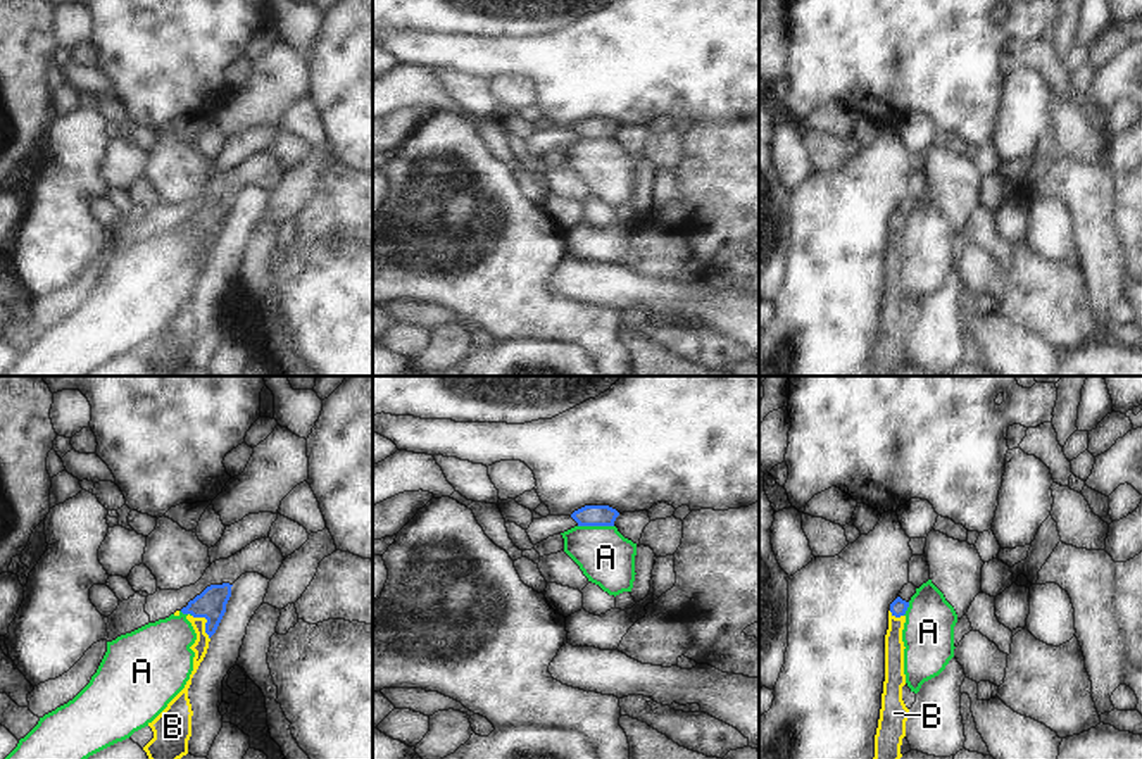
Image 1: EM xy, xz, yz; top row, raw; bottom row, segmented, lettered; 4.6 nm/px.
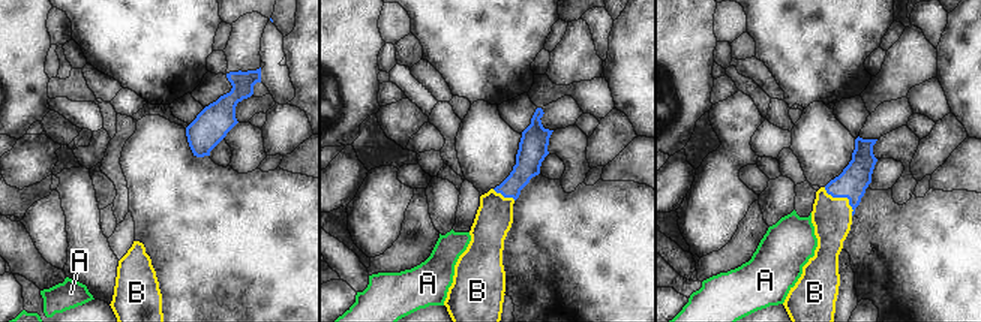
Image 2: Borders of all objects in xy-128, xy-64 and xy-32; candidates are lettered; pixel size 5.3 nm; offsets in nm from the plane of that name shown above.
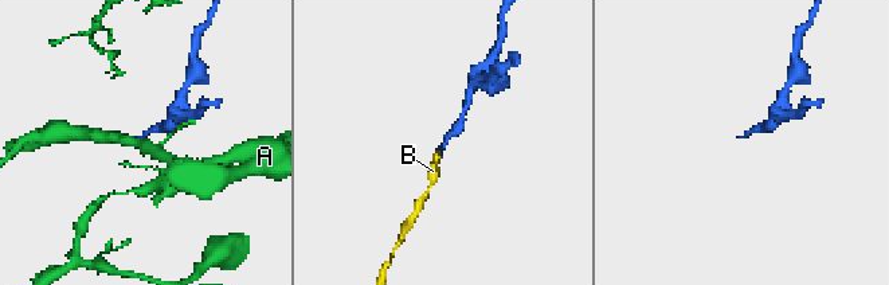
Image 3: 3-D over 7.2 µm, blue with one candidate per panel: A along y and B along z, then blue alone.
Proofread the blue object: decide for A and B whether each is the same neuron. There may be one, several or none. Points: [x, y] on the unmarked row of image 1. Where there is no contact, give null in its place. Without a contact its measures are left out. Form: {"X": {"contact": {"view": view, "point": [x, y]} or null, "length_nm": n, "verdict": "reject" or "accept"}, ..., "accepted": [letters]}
{"A": {"contact": {"view": "xz", "point": [596, 138]}, "length_nm": 170, "verdict": "reject"}, "B": {"contact": {"view": "xy", "point": [206, 237]}, "length_nm": 150, "verdict": "accept"}, "accepted": ["B"]}

